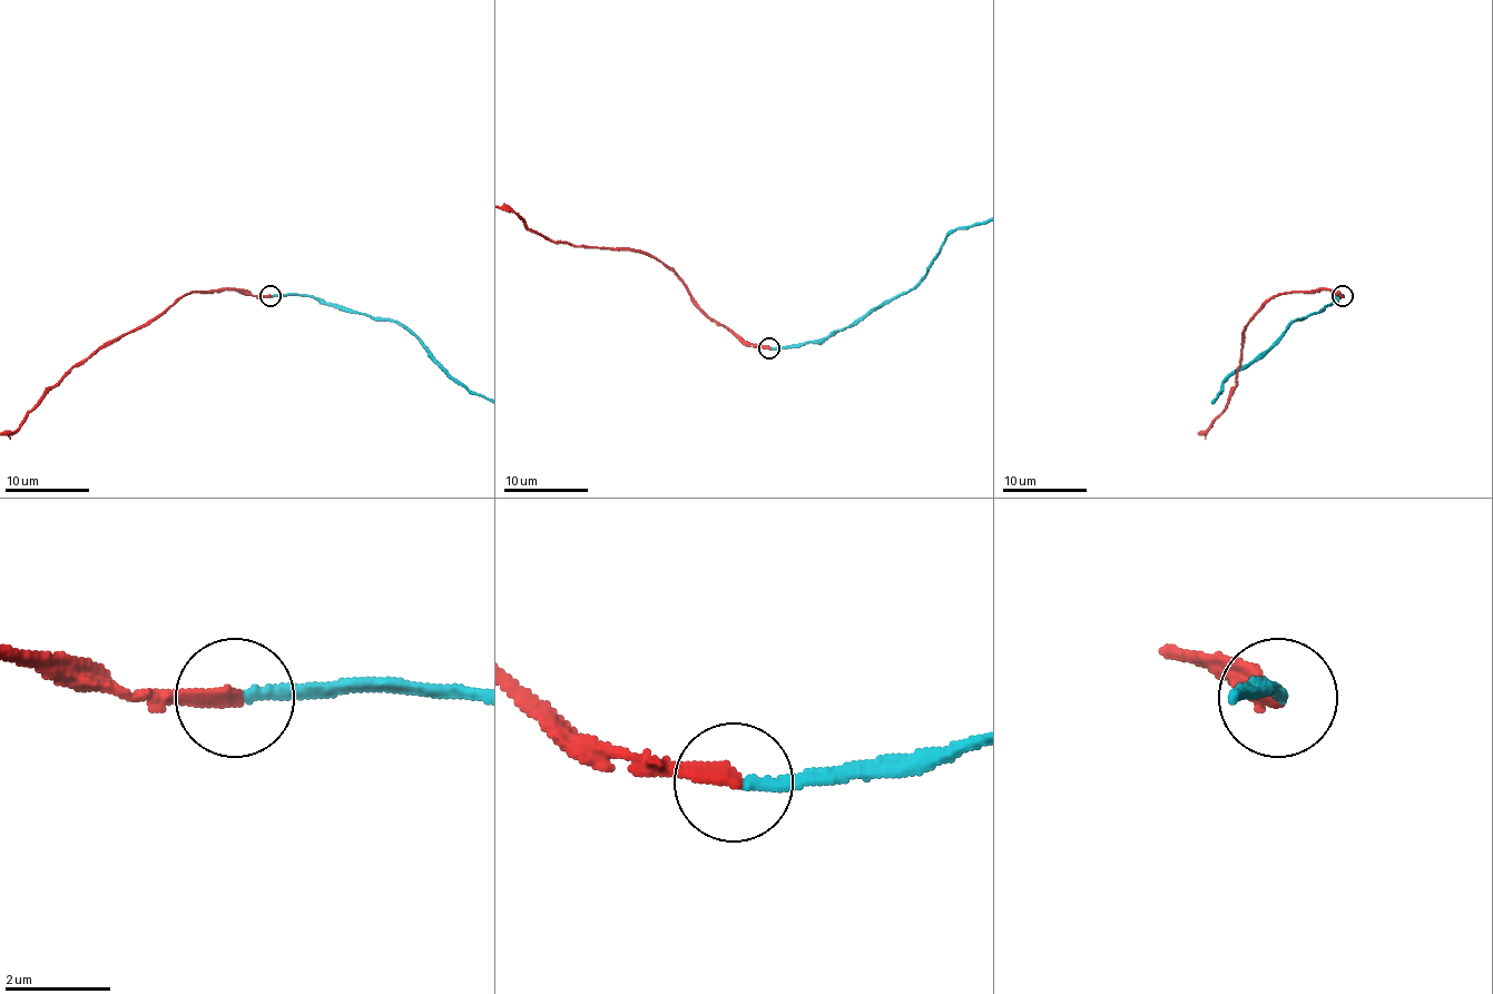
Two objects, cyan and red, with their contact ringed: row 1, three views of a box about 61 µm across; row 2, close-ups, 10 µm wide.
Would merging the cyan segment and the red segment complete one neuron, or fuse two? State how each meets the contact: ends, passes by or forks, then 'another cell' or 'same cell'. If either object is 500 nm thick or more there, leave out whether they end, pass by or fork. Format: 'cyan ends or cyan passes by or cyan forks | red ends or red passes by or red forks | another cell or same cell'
cyan ends | red ends | same cell

